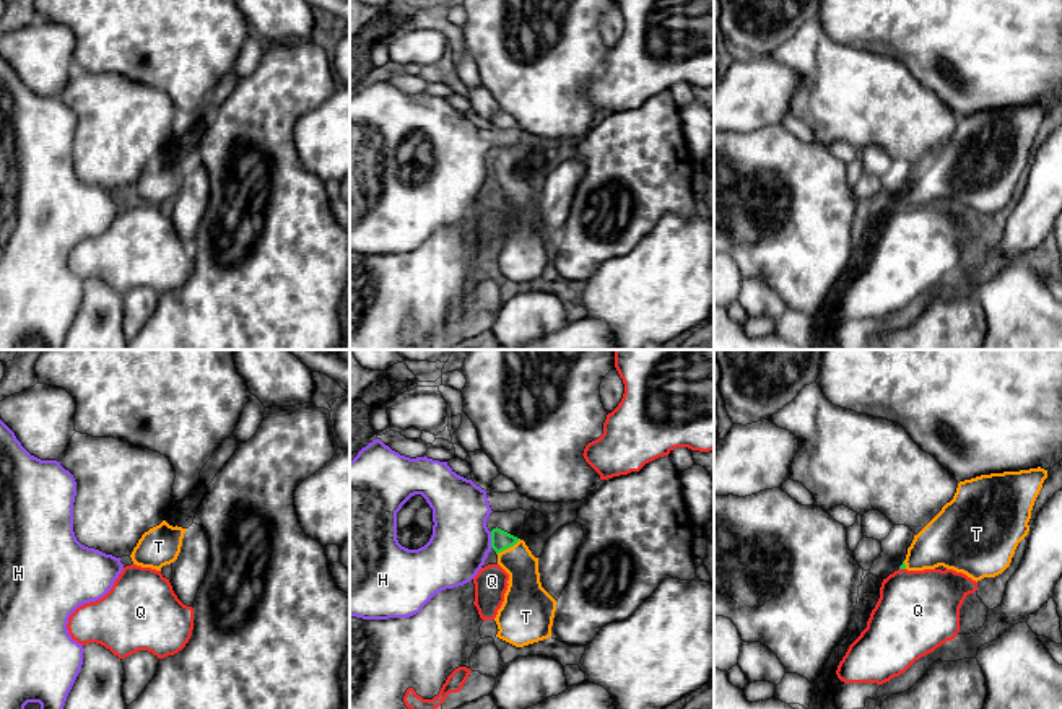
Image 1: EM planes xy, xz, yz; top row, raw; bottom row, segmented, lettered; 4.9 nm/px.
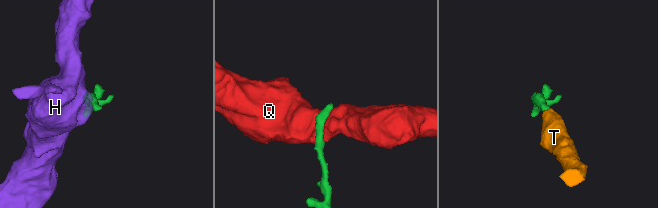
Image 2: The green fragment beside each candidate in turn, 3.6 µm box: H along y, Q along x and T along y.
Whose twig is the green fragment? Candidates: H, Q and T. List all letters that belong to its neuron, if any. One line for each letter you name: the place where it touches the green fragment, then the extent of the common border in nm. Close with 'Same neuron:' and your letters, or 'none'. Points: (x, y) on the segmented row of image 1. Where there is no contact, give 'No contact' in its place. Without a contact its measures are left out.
T: Touches green at xz (508, 547). Shared border 140 nm
Same neuron: T

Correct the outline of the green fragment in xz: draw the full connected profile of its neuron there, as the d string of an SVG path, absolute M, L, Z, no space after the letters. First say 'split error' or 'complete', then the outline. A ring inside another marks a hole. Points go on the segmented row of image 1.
split error; M498 527L491 530L491 548L509 574L504 602L494 618L496 637L516 647L551 637L556 600L542 587L538 558L524 540Z

